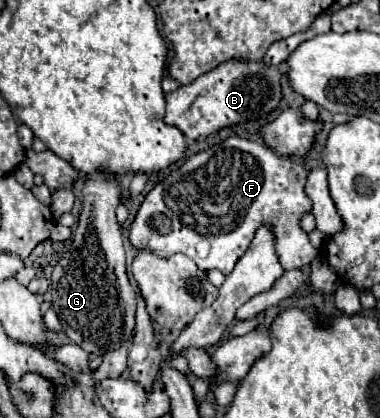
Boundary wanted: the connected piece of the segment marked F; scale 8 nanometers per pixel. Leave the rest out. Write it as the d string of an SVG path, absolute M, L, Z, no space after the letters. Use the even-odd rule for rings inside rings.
M231 136L225 142L189 156L175 172L171 172L145 196L129 228L129 240L139 250L153 250L159 256L181 252L195 260L201 270L217 268L223 274L229 274L233 264L245 254L245 248L249 248L257 228L261 224L273 224L273 232L277 232L277 258L281 260L283 270L309 266L317 256L317 250L309 242L307 232L301 232L299 224L301 216L311 212L311 200L305 196L305 180L307 170L303 164L275 154L261 142Z

